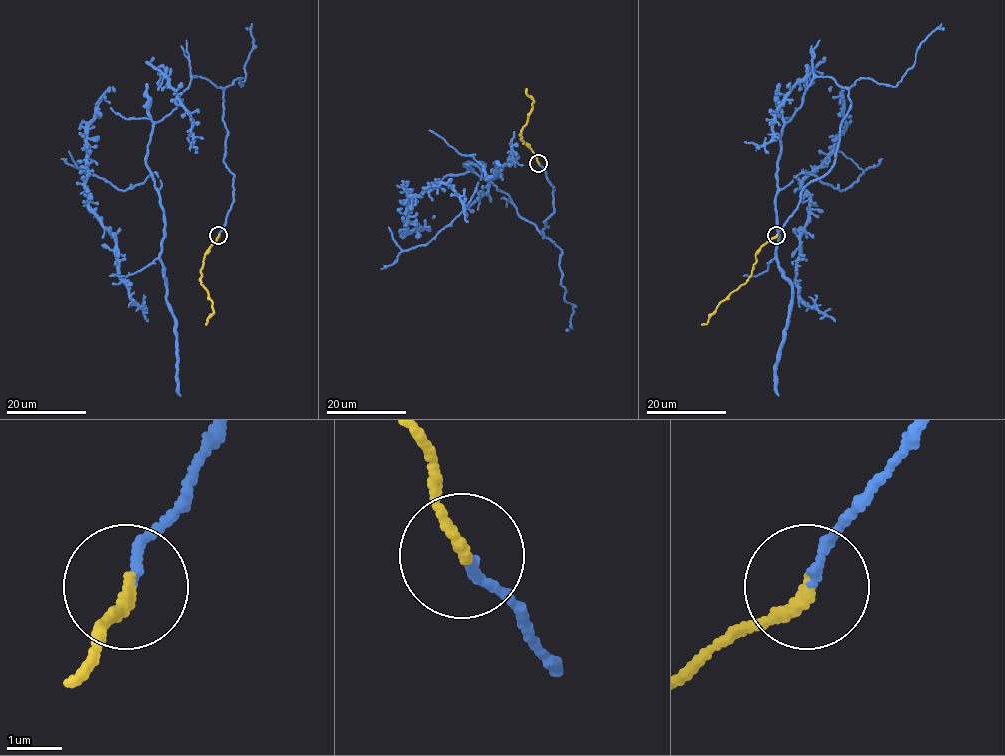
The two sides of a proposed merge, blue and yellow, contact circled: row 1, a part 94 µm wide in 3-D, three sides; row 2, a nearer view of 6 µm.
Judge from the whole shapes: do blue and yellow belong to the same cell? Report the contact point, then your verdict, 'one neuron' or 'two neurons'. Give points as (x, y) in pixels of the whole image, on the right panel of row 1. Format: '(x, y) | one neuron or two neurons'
(776, 235) | one neuron

